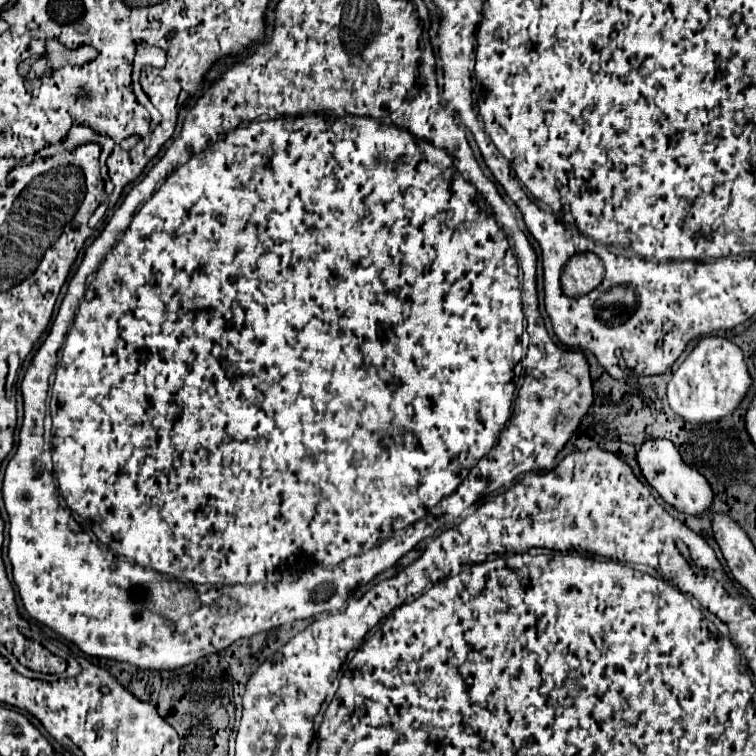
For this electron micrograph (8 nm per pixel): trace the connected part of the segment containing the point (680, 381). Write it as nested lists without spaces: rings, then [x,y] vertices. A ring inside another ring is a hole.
[[[708,336],[702,338],[688,358],[680,364],[668,384],[668,404],[688,424],[718,422],[740,406],[754,380],[748,372],[742,350],[726,338]]]

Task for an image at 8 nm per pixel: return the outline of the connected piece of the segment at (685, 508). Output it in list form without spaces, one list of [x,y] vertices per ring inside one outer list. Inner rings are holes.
[[[670,440],[644,442],[638,452],[638,464],[640,464],[642,474],[648,480],[648,484],[660,494],[660,498],[664,502],[674,506],[678,512],[684,512],[690,516],[700,516],[712,508],[714,492],[712,492],[708,480],[698,470],[694,470],[692,466],[688,466],[682,460],[682,456],[678,454],[676,446]]]

